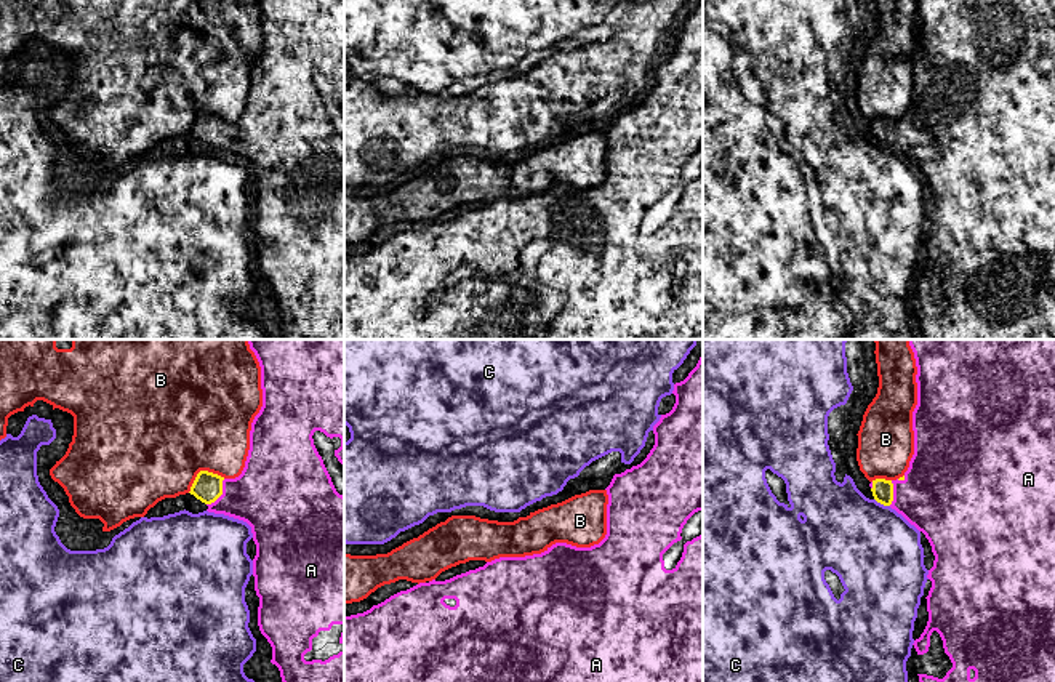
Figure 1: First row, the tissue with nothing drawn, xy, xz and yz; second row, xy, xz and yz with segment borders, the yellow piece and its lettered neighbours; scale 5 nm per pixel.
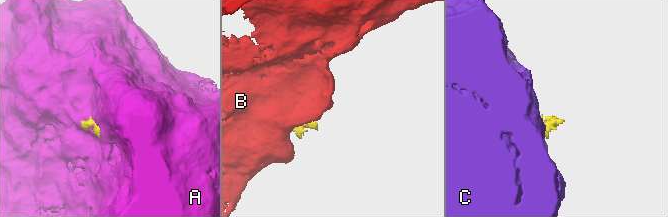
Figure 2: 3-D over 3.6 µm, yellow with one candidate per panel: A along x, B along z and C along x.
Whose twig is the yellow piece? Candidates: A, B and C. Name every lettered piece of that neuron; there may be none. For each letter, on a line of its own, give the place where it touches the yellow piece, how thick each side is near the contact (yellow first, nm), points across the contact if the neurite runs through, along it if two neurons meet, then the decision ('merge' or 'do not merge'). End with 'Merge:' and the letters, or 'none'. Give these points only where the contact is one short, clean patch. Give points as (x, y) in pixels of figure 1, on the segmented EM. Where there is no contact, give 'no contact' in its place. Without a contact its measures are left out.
A: xy (221, 493) | 150/380 nm | merge
B: xy (202, 471) | 150/500 nm | along xy (224, 477), (200, 471), (188, 492) | do not merge
C: yz (882, 503) | 110/440 nm | along yz (874, 498), (889, 506) | do not merge
Merge: A

